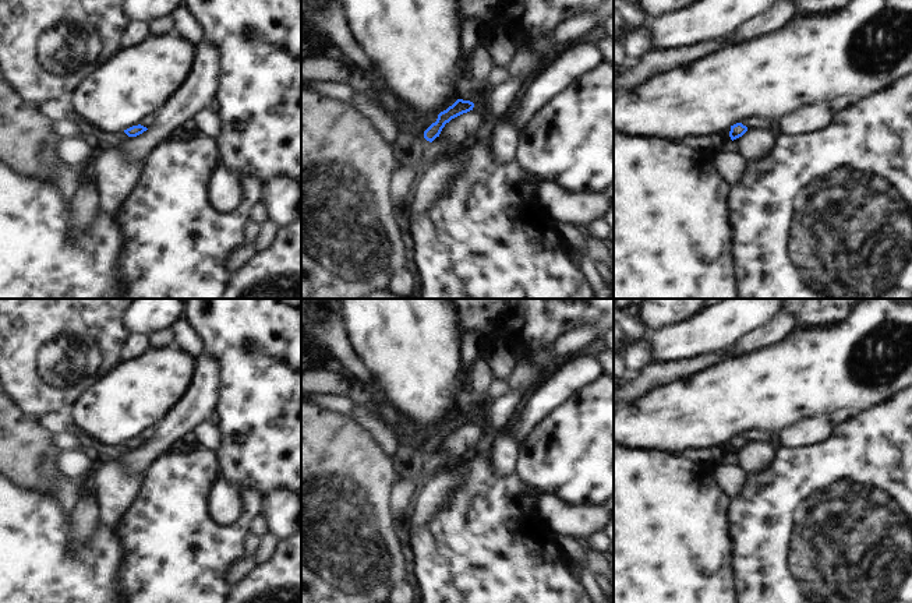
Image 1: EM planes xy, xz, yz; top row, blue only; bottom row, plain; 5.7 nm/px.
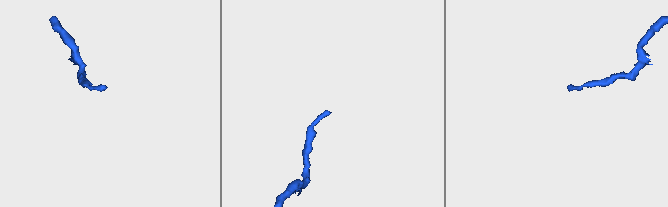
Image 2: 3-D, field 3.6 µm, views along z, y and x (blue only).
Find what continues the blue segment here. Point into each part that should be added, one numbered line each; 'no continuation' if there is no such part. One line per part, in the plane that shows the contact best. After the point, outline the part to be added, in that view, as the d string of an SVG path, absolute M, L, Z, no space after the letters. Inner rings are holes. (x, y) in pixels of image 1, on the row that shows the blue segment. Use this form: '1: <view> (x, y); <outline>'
no continuation

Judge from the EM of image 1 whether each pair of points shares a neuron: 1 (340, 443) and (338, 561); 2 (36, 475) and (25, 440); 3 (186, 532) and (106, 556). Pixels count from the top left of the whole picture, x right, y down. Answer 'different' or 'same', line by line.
1: same
2: same
3: different

